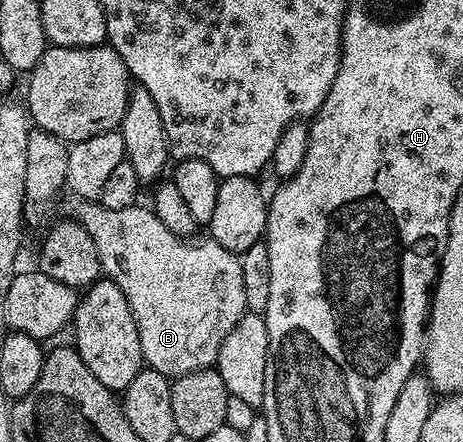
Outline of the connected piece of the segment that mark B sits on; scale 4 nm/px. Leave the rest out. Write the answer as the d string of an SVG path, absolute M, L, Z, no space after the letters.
M82 200L77 205L76 220L96 244L102 274L124 292L124 300L128 300L128 308L132 308L136 332L140 332L143 363L171 380L188 372L211 369L217 363L228 332L248 313L241 257L228 252L228 248L220 248L220 244L212 240L194 242L198 240L187 240L183 235L168 232L149 205L119 210L104 208L97 200Z

